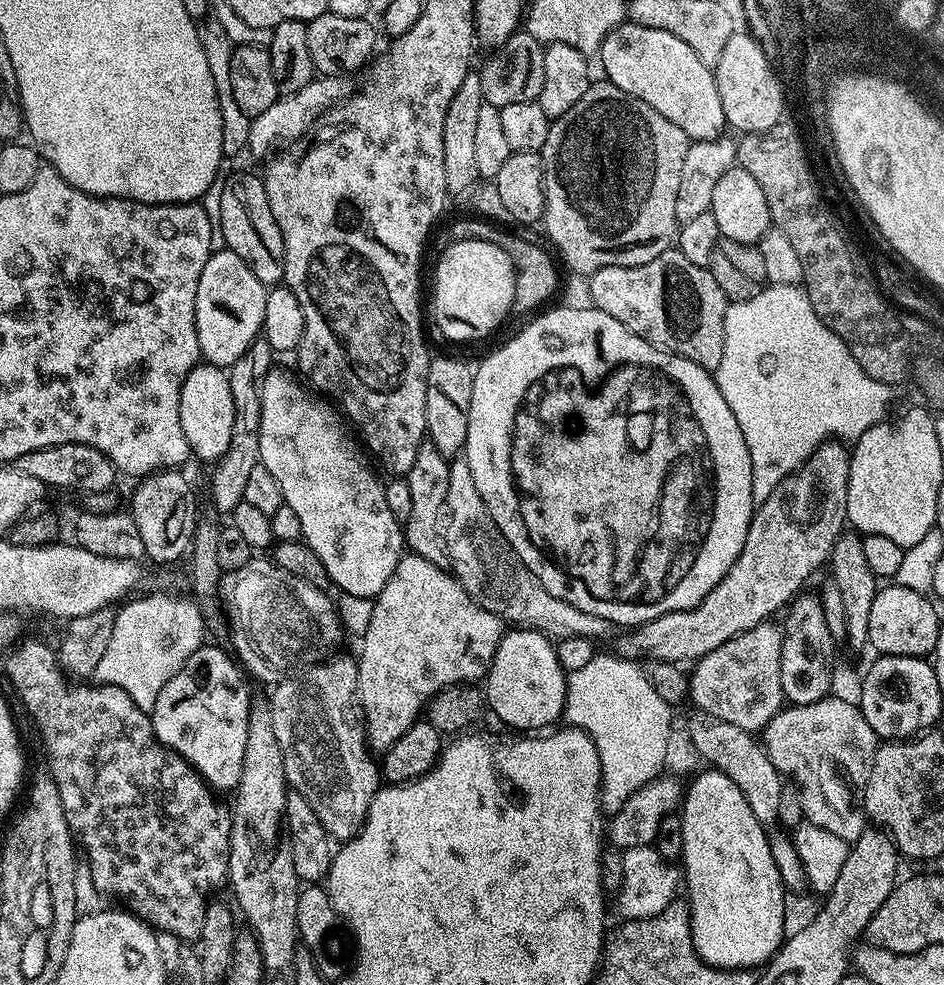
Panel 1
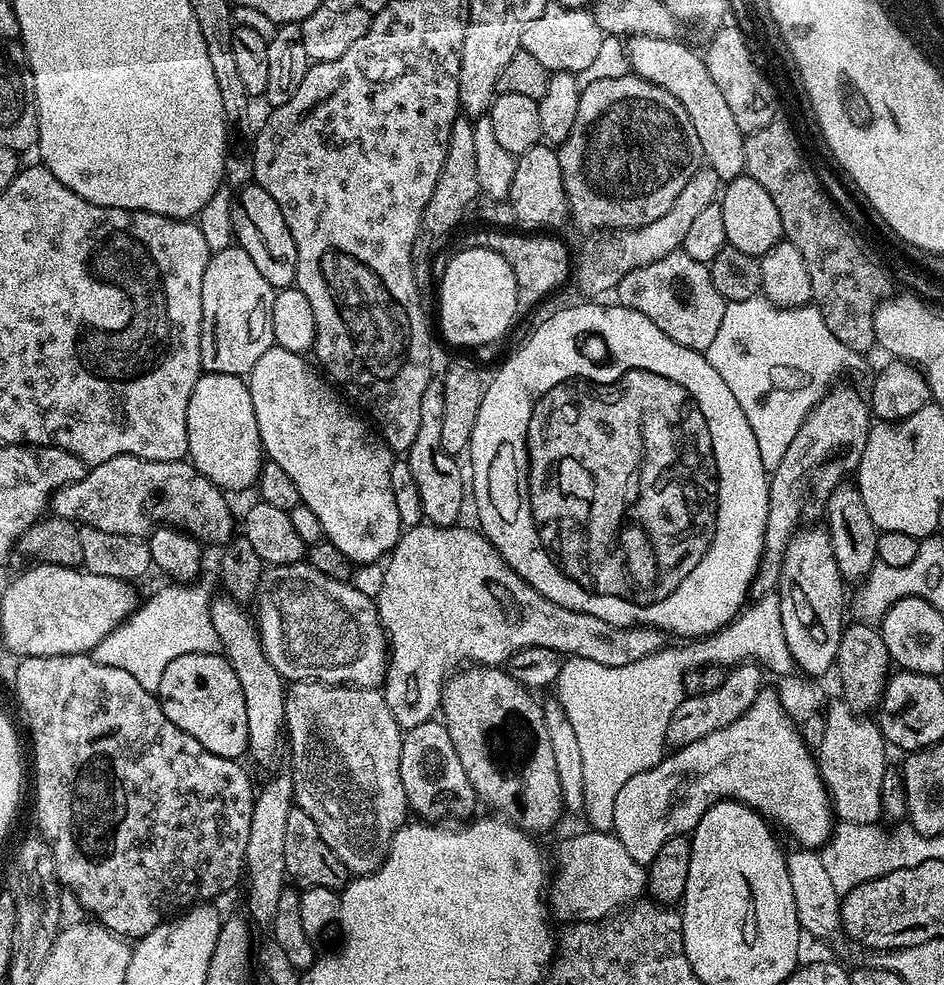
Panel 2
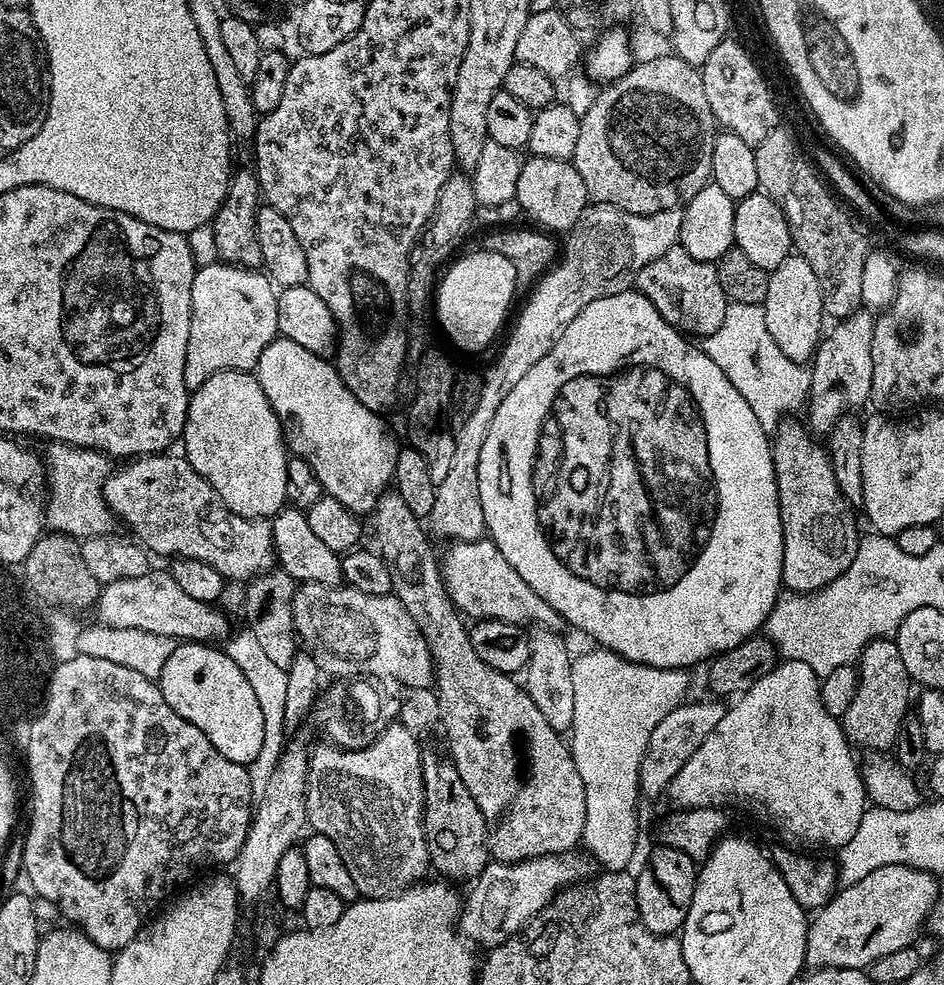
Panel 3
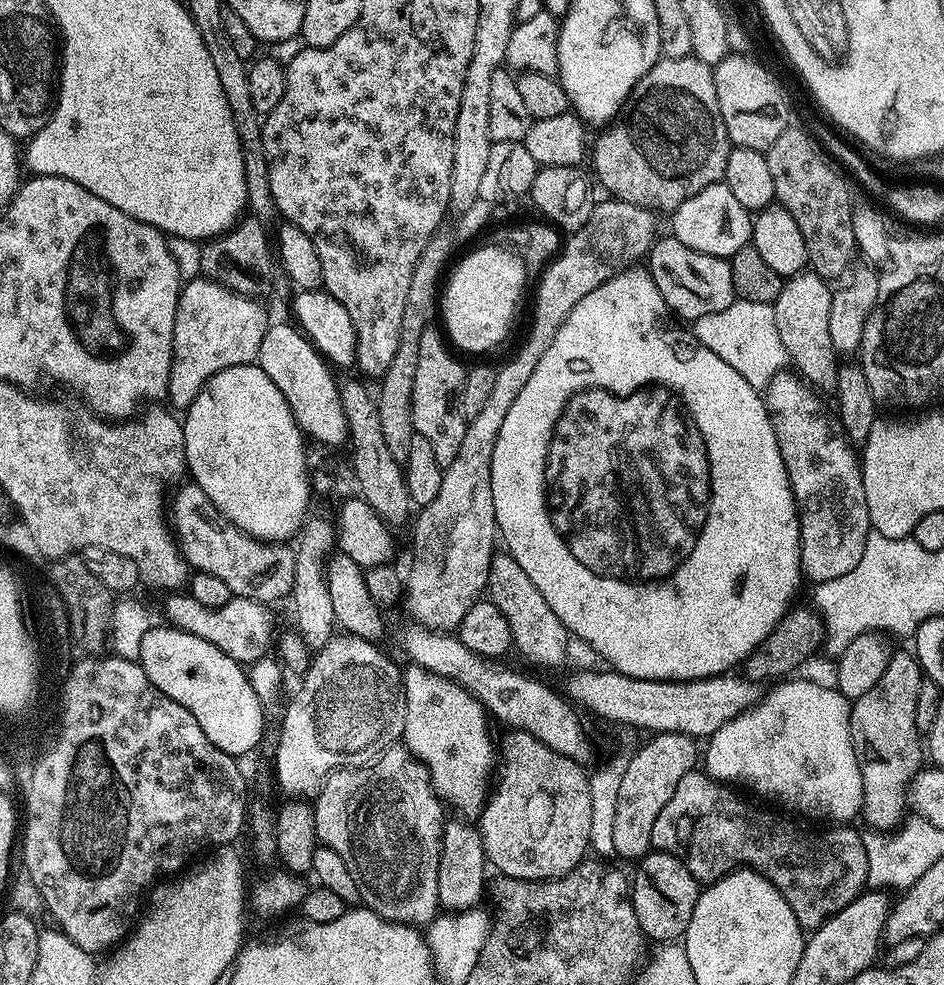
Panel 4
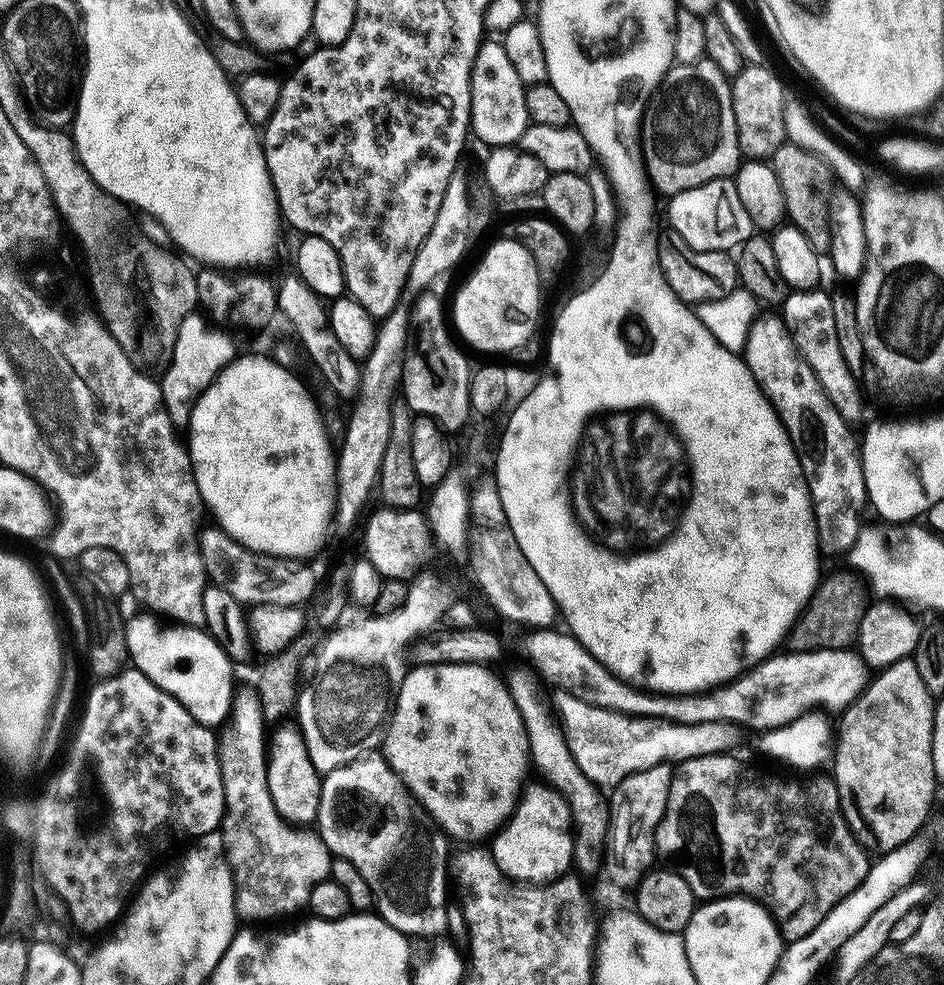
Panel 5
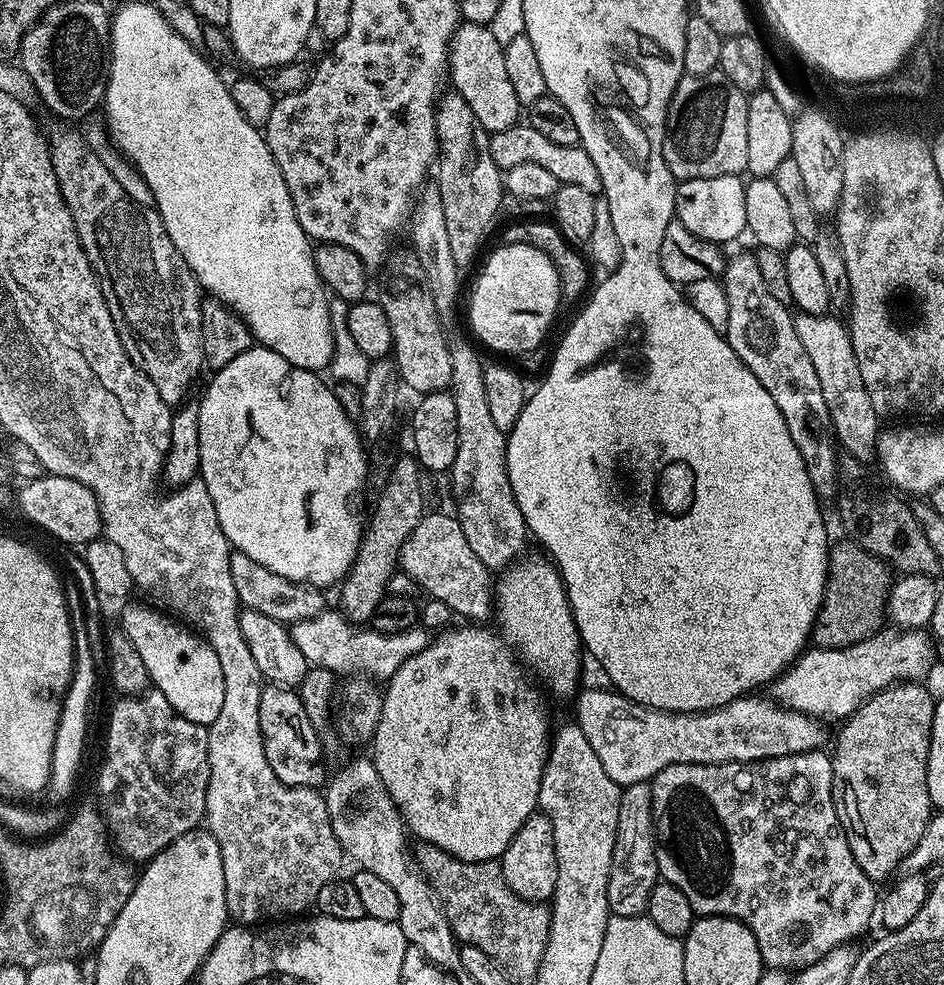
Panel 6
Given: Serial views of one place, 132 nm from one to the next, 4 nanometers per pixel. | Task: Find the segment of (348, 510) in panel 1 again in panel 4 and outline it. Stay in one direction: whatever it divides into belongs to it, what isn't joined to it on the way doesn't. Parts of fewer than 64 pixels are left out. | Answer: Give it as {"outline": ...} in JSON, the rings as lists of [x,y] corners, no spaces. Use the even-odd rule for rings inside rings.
{"outline":[[[269,323],[266,334],[262,338],[258,357],[259,366],[278,386],[278,390],[282,390],[282,396],[286,398],[296,419],[296,424],[305,437],[311,438],[313,441],[339,442],[340,439],[343,441],[348,436],[348,426],[343,404],[340,401],[342,389],[336,385],[336,380],[332,377],[331,370],[333,371],[333,369],[330,367],[329,361],[321,355],[308,336],[299,327],[296,328],[291,328],[288,324]]]}

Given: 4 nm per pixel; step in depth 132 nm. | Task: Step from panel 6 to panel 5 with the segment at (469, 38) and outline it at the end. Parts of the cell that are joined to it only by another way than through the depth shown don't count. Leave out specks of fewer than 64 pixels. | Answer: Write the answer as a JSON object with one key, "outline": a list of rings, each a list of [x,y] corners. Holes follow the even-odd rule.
{"outline":[[[488,38],[481,43],[472,60],[472,123],[471,131],[487,146],[512,146],[529,126],[526,114],[525,84],[514,71],[506,55],[503,43],[496,38]]]}

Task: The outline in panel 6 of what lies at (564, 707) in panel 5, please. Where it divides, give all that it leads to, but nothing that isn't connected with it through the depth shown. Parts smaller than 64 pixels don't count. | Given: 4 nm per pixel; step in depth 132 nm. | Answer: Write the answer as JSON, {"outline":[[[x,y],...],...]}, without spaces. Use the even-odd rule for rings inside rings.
{"outline":[[[588,688],[584,693],[581,691],[575,697],[574,720],[582,734],[586,734],[586,742],[594,746],[594,754],[598,754],[606,774],[610,774],[610,778],[621,786],[651,781],[653,776],[666,770],[666,766],[675,764],[747,764],[750,760],[787,756],[789,752],[814,752],[823,745],[820,743],[824,740],[825,725],[817,717],[782,708],[775,700],[762,700],[758,694],[742,696],[710,712],[659,712],[656,708],[636,704],[615,690],[607,691],[603,692],[600,688]]]}

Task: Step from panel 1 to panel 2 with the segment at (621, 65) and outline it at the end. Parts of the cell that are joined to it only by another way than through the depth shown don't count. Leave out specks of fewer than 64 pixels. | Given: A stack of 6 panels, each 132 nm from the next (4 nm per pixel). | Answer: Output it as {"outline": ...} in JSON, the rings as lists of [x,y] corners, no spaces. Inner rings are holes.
{"outline":[[[633,36],[627,41],[628,64],[635,75],[665,88],[688,112],[690,122],[694,122],[694,131],[698,134],[698,142],[702,142],[704,160],[707,167],[718,174],[721,182],[733,180],[736,176],[745,175],[744,170],[744,137],[745,133],[734,122],[734,114],[726,98],[722,98],[722,90],[718,90],[714,78],[710,78],[710,70],[706,70],[704,57],[698,51],[679,44],[679,39],[663,40],[649,36]]]}

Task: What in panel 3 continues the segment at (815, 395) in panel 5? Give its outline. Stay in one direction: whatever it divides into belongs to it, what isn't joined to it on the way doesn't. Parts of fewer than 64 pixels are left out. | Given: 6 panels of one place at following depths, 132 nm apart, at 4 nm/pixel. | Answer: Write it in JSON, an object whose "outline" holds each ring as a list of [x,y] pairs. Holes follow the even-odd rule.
{"outline":[[[785,418],[776,427],[772,444],[784,531],[782,584],[797,594],[817,592],[842,575],[846,566],[854,562],[862,535],[861,529],[856,529],[853,505],[840,489],[827,447],[816,444],[817,437],[801,421],[800,424],[796,418]]]}

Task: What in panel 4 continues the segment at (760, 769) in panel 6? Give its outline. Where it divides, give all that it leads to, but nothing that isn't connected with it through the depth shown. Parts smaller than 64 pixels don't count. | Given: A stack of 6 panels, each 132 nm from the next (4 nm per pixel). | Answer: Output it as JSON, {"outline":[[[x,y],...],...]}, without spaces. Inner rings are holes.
{"outline":[[[693,770],[678,782],[670,802],[662,806],[662,814],[654,822],[652,848],[657,852],[672,852],[683,860],[684,864],[699,880],[701,885],[716,883],[741,866],[765,876],[786,898],[794,918],[798,918],[800,927],[815,930],[824,921],[829,920],[838,910],[842,910],[861,892],[868,883],[867,852],[864,849],[864,837],[856,833],[852,826],[828,826],[825,832],[811,832],[808,828],[799,828],[792,820],[783,820],[756,804],[747,804],[727,783],[717,780],[704,770]]]}

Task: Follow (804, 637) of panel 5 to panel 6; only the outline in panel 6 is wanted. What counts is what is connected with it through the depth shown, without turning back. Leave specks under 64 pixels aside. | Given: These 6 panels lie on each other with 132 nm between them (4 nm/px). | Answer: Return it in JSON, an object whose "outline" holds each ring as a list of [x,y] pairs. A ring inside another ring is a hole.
{"outline":[[[843,539],[837,544],[835,541],[828,549],[828,581],[824,583],[824,600],[810,637],[817,648],[849,648],[875,636],[886,624],[893,569],[855,540]]]}

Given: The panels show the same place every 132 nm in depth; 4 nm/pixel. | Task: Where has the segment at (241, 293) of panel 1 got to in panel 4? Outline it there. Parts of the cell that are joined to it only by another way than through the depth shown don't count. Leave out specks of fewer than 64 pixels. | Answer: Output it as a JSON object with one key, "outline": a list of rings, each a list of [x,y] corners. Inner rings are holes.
{"outline":[[[207,278],[189,280],[180,289],[174,318],[172,365],[166,400],[173,409],[186,410],[214,374],[230,366],[251,364],[259,357],[270,317],[259,299],[240,296]]]}

